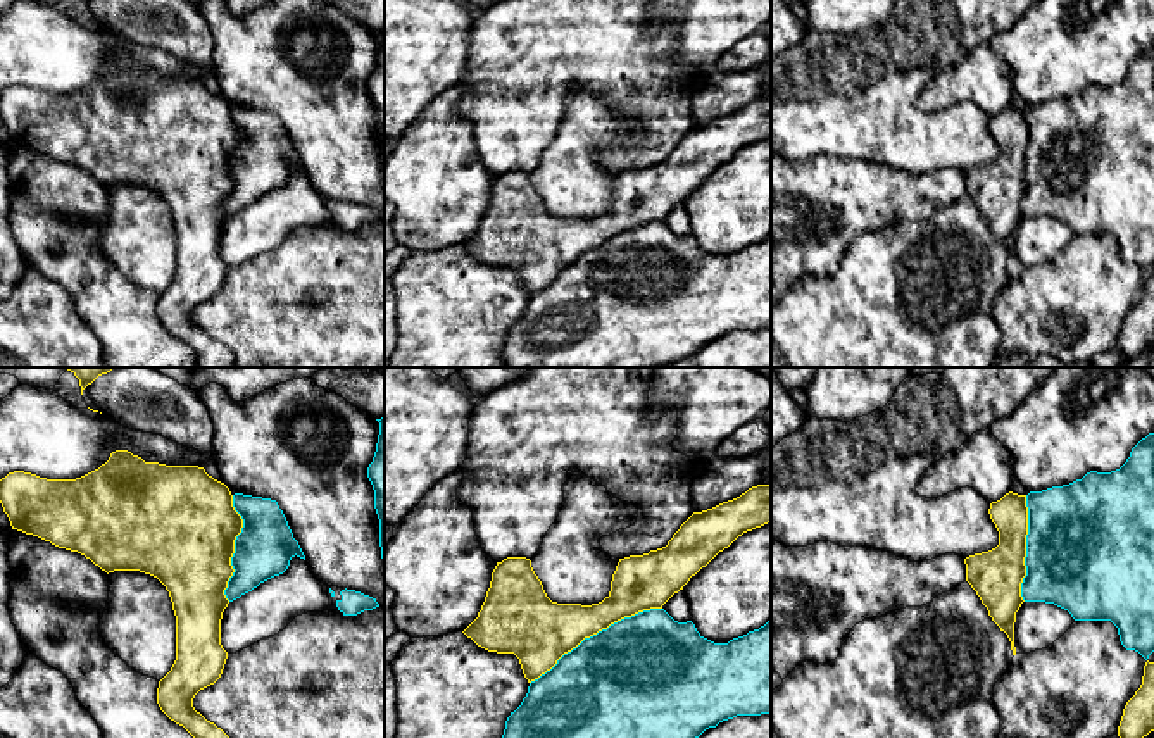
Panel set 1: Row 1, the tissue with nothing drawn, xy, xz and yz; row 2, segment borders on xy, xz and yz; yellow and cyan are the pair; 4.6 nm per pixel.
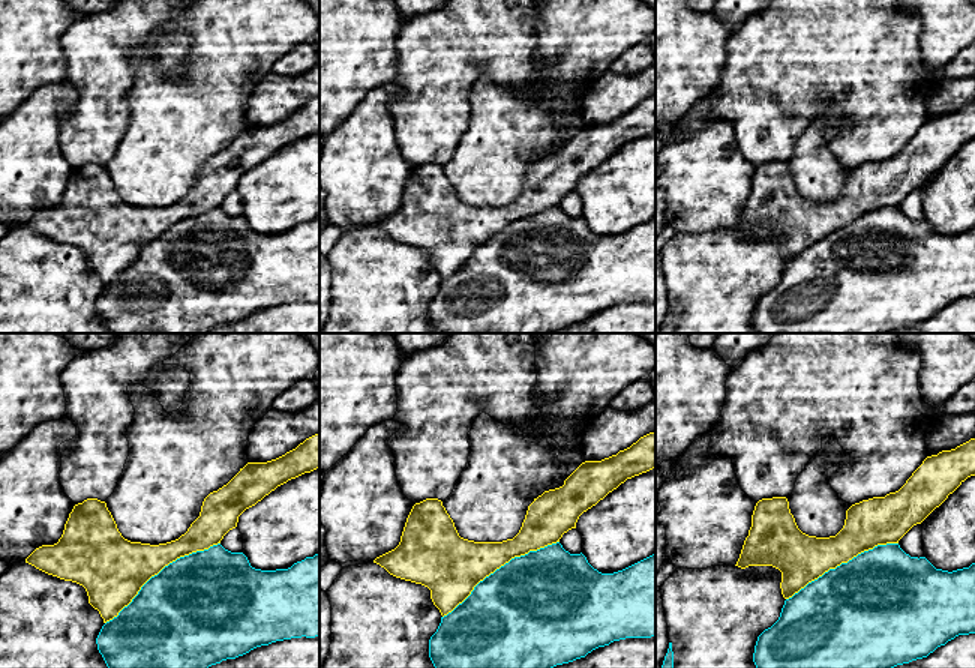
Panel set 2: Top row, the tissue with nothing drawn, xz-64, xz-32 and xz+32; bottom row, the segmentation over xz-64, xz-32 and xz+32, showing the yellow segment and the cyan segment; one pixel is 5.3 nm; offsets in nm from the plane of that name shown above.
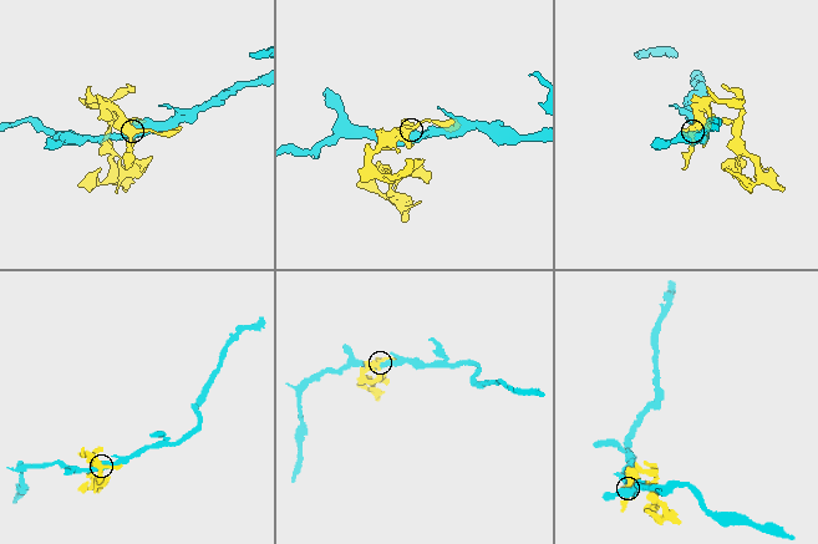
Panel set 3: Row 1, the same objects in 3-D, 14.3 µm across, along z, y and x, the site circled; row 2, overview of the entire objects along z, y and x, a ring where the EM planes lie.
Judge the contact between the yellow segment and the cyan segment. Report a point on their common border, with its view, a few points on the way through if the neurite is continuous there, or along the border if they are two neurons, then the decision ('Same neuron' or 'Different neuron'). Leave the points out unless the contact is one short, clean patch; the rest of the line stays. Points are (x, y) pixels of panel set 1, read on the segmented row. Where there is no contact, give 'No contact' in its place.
Touches yellow at xz (595, 633). Different neuron

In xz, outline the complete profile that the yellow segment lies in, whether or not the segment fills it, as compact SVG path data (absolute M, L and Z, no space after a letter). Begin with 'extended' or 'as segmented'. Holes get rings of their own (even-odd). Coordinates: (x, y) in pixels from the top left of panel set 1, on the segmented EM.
as segmented | M757 485L740 497L712 509L693 512L673 535L666 547L643 555L619 559L609 595L592 605L552 602L526 557L507 557L497 562L490 588L478 617L462 631L478 647L514 654L528 683L550 671L557 660L576 648L585 638L607 629L611 624L662 605L706 567L738 536L771 522L771 486Z

